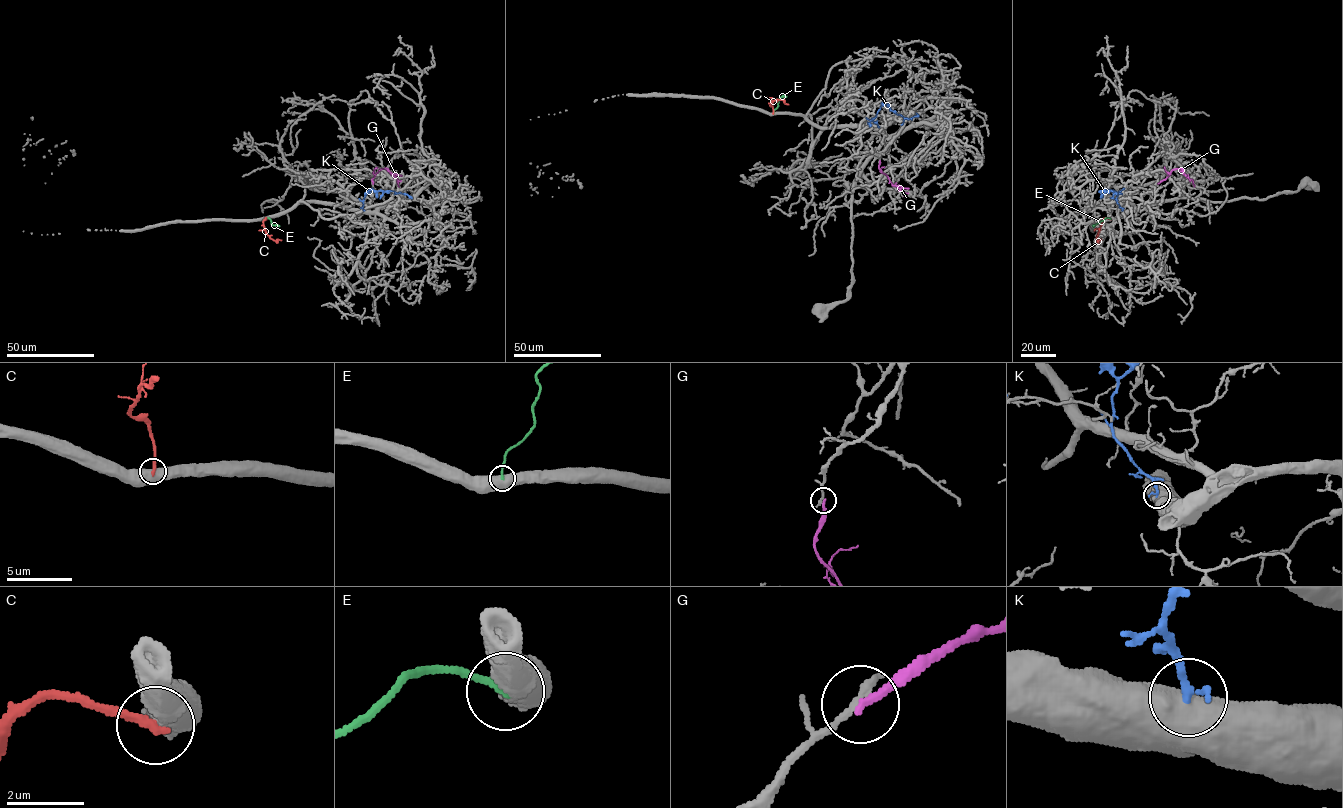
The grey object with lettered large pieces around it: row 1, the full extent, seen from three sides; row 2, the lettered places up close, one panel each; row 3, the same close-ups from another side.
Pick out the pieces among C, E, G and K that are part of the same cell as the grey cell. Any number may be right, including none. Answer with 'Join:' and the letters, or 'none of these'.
Join: none of these

